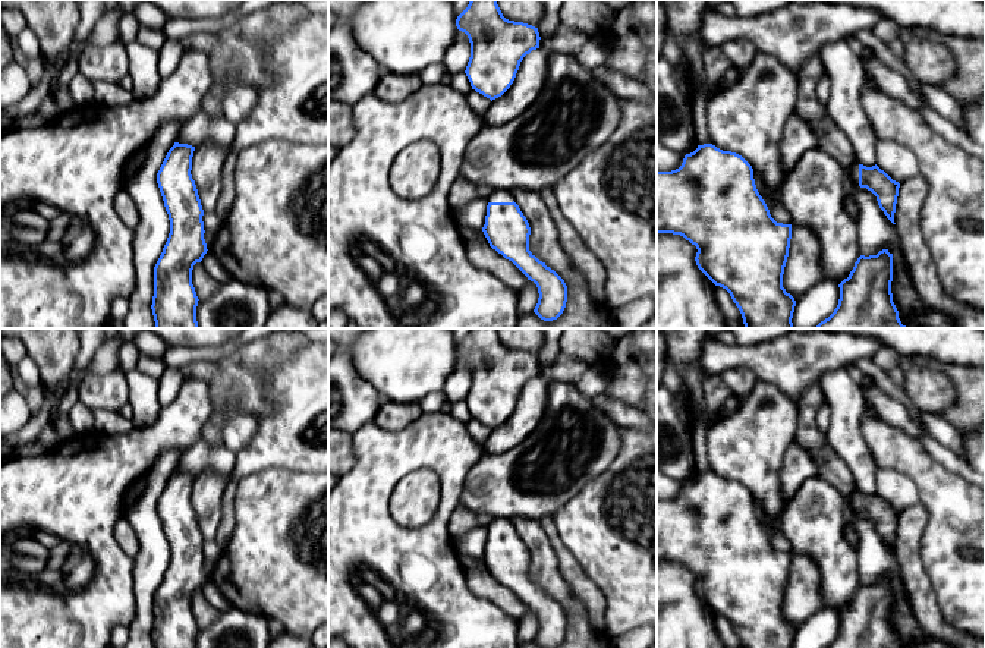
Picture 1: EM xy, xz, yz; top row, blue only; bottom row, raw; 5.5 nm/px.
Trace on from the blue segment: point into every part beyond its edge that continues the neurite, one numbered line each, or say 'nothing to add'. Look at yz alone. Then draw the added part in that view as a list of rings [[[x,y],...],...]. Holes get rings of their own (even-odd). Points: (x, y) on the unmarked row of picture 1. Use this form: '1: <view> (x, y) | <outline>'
1: yz (855, 497) | [[[855,487],[853,494],[852,494],[852,500],[850,500],[850,507],[852,507],[852,513],[853,516],[859,515],[859,490],[857,487]]]

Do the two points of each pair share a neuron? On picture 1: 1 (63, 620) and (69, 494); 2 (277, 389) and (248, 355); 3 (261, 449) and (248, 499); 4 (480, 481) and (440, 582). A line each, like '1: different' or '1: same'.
1: same
2: different
3: different
4: different

